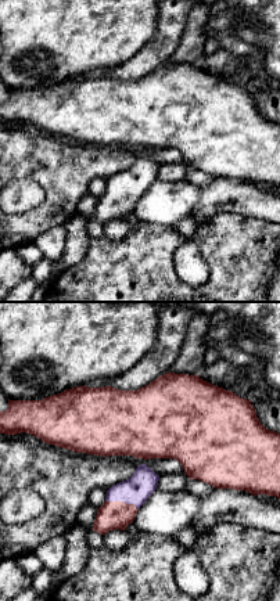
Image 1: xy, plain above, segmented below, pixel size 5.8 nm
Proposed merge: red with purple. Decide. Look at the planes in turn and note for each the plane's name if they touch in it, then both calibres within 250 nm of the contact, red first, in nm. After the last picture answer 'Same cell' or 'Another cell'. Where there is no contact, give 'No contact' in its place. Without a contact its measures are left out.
Touches red in xy. Thickness 170 nm (red) against 160 nm

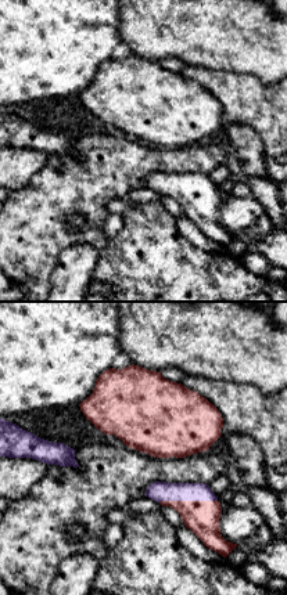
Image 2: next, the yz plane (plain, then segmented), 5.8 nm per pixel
Touches red in yz. Thickness 190 nm (red) against 120 nm

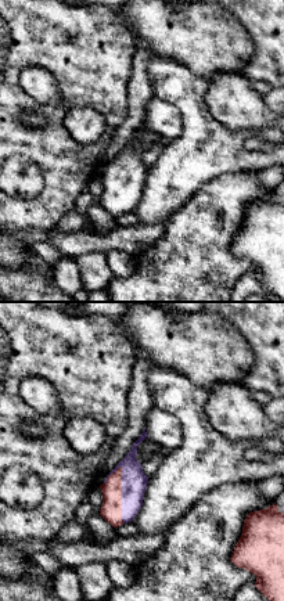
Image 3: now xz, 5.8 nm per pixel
Touches red in xz. Thickness 130 nm (red) against 140 nm

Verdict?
Same cell

